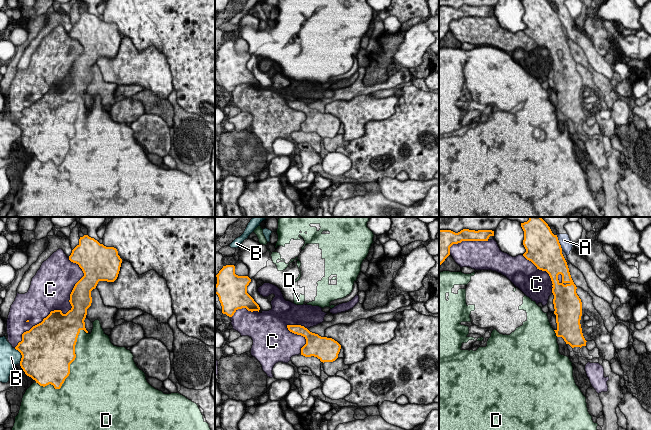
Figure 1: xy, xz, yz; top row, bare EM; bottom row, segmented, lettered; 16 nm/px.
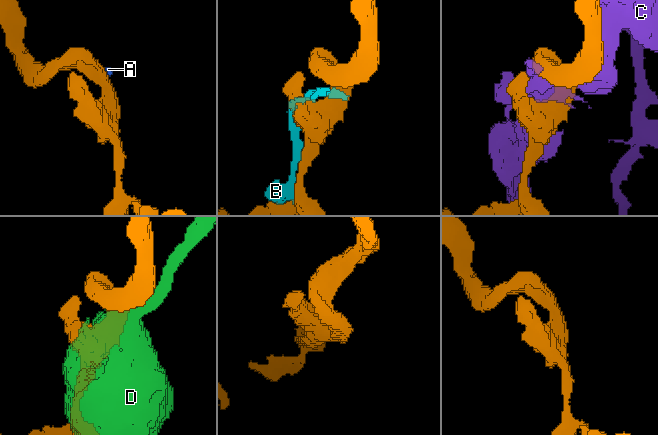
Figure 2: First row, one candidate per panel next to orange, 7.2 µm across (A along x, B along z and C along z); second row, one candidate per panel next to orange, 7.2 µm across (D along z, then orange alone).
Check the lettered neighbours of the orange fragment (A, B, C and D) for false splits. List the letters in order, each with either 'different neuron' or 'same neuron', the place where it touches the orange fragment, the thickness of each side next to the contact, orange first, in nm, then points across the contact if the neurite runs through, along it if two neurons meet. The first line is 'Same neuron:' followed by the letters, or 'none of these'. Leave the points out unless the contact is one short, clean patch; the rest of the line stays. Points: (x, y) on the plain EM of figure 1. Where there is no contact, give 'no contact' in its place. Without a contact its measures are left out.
Same neuron: none of these
A: different neuron | yz (558, 18) | 500/190 nm | along yz (556, 11), (562, 25)
B: different neuron | xy (21, 130) | 500/320 nm
C: different neuron | xy (61, 88) | 480/400 nm
D: different neuron | xy (69, 146) | 500/480 nm

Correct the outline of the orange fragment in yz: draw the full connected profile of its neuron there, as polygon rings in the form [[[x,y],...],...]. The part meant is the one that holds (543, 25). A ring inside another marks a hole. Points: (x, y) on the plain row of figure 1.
[[[521,0],[524,7],[523,21],[526,28],[523,32],[531,37],[539,46],[546,47],[552,57],[552,69],[554,71],[554,90],[556,91],[557,105],[554,106],[557,113],[562,113],[566,120],[572,124],[586,122],[586,116],[580,100],[582,92],[582,78],[576,69],[567,38],[562,30],[562,24],[557,11],[554,11],[548,0]]]

